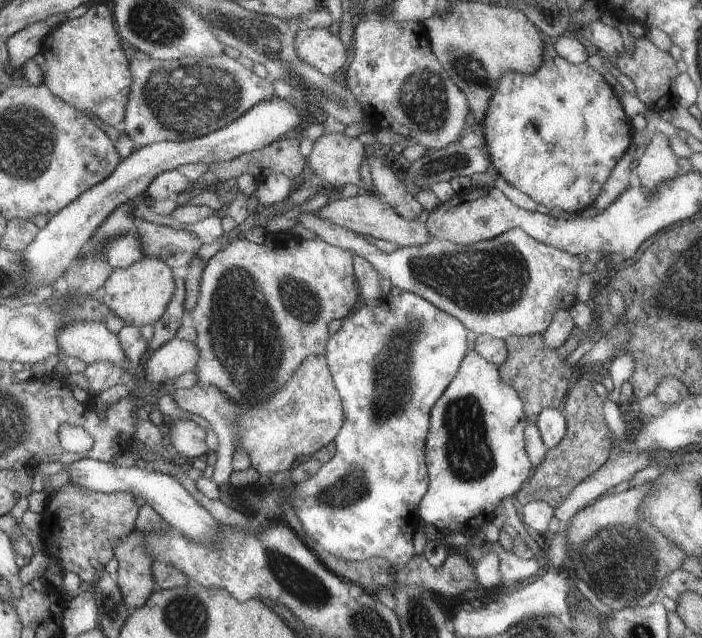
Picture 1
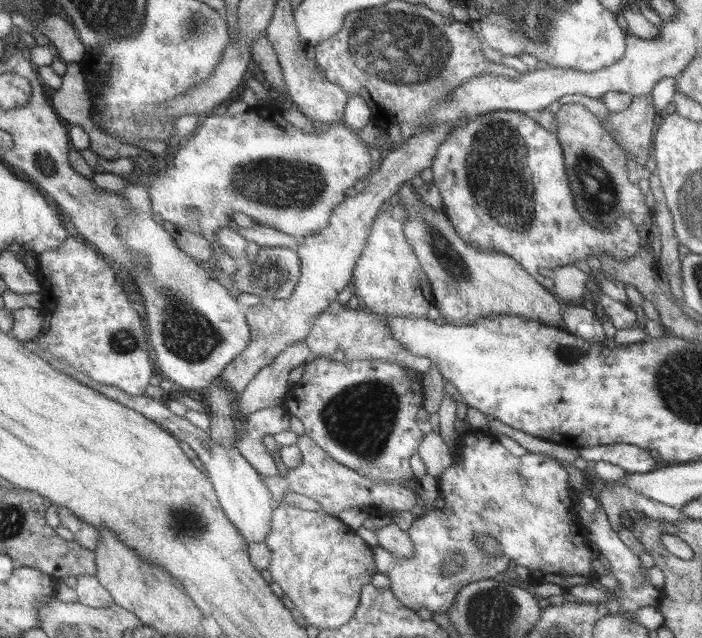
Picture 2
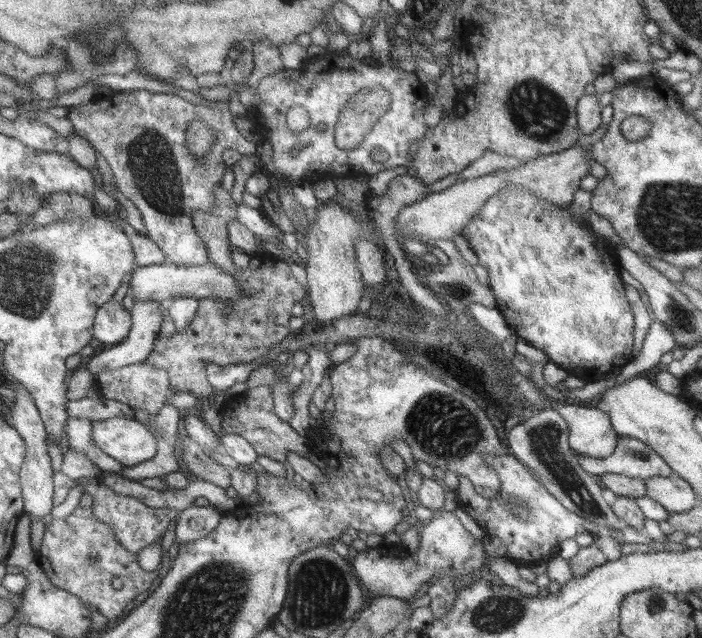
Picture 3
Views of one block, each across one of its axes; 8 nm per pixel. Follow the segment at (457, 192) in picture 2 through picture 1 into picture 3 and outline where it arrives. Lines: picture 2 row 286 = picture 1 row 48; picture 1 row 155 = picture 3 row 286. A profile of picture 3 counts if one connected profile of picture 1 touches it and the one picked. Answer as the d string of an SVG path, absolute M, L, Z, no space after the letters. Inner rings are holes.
M510 183L490 197L461 235L476 253L478 266L486 270L486 285L496 296L496 307L508 321L512 332L540 349L548 357L548 362L557 364L571 376L596 382L630 360L634 343L634 313L618 274L620 261L616 246L603 241L598 242L596 248L596 233L567 209L546 199L538 199L522 185Z

